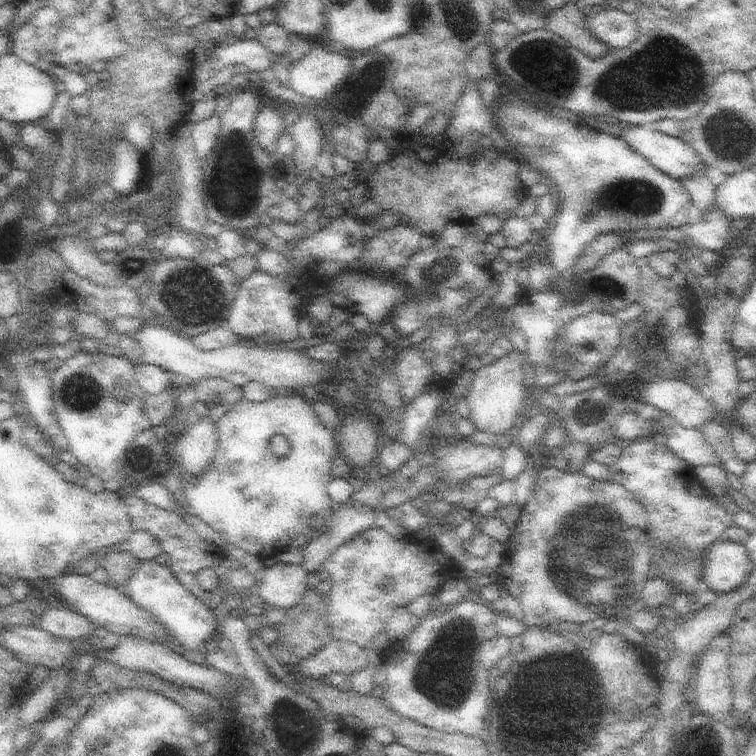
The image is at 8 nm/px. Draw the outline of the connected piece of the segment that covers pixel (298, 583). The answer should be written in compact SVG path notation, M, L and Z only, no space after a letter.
M278 562L261 574L258 594L268 608L278 608L284 612L294 608L306 593L308 573L301 564Z

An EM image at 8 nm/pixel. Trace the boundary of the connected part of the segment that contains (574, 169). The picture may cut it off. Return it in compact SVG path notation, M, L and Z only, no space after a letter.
M516 98L506 100L502 112L496 116L496 125L503 137L512 146L508 156L516 162L537 169L545 180L553 185L560 197L560 213L553 227L543 235L543 251L551 258L552 266L560 273L567 272L578 258L604 234L640 229L685 228L688 224L692 198L680 180L707 170L700 156L680 137L662 132L650 132L644 124L624 126L622 138L614 138L604 132L594 132L569 116L548 116Z

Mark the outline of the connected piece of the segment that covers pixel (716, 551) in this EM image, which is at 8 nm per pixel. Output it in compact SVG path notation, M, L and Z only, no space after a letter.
M725 539L718 540L712 546L712 550L704 556L703 562L703 586L719 596L740 588L740 584L750 578L750 570L755 565L745 544Z

